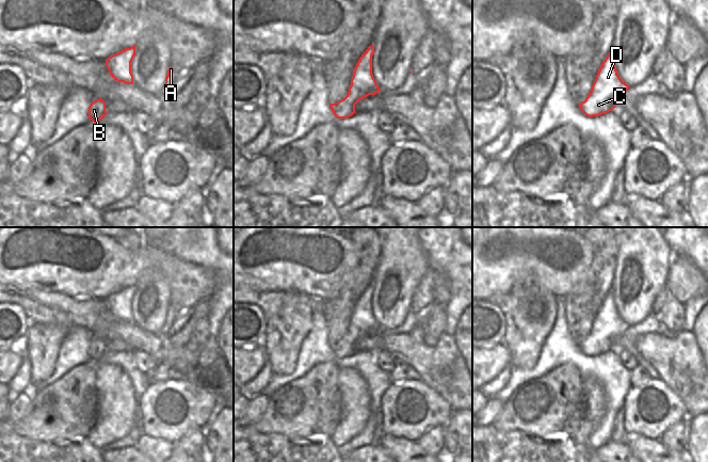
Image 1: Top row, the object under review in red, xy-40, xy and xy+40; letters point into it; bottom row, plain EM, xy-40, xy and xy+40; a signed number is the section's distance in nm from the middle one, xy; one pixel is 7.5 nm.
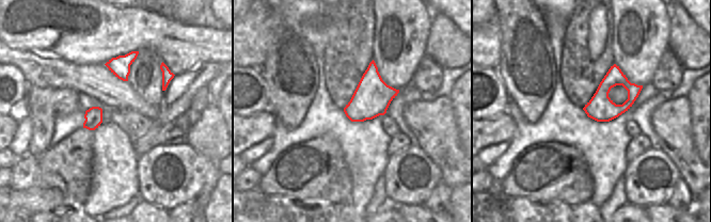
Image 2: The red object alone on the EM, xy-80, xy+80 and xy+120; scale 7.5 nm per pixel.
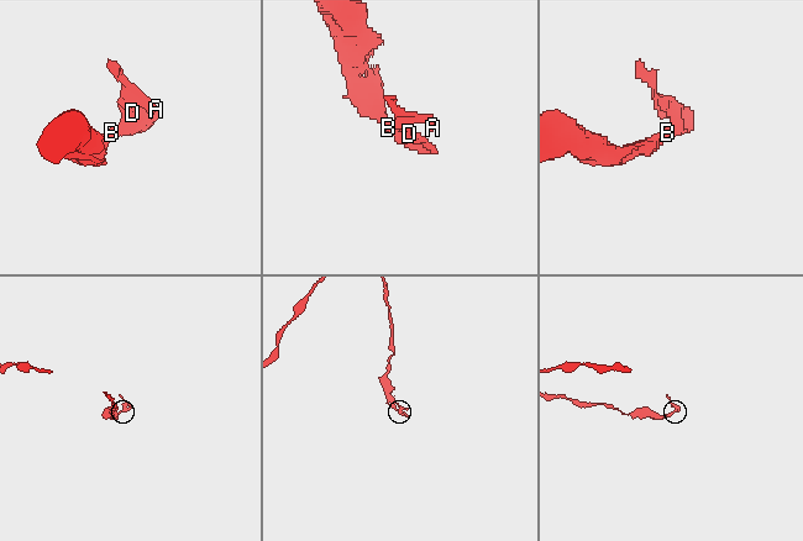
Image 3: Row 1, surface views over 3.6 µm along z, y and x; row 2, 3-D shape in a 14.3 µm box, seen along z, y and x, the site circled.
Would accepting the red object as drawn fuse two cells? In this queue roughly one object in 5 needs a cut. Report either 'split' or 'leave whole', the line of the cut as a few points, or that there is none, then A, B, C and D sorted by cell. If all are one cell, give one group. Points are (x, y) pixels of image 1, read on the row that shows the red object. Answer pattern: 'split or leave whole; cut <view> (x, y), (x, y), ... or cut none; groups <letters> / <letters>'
leave whole; cut none; groups A B C D

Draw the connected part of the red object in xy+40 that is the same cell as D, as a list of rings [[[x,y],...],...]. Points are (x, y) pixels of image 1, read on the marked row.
[[[613,49],[602,62],[592,90],[579,109],[589,117],[599,116],[612,111],[616,101],[630,86],[622,81],[613,62]]]

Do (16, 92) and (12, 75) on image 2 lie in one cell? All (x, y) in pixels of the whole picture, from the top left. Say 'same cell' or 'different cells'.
same cell

